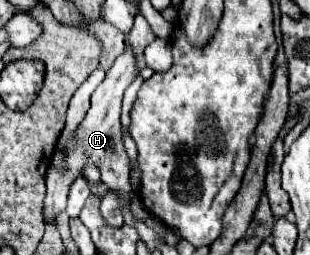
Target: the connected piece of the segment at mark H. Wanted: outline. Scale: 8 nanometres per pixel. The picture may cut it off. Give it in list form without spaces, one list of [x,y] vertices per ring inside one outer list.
[[[132,47],[126,49],[126,53],[122,53],[112,69],[106,73],[106,79],[96,87],[96,91],[92,93],[92,107],[88,109],[86,117],[82,119],[82,123],[76,129],[76,145],[66,151],[64,157],[64,171],[58,171],[56,167],[48,169],[46,175],[46,201],[44,201],[44,211],[46,213],[60,213],[66,207],[66,199],[68,199],[68,191],[70,191],[70,183],[82,175],[84,167],[88,163],[96,165],[100,169],[100,179],[106,187],[110,189],[122,189],[130,195],[130,211],[132,215],[140,217],[140,219],[148,219],[148,213],[144,211],[140,199],[134,199],[132,189],[130,189],[130,159],[126,155],[124,143],[122,143],[122,127],[120,127],[120,103],[122,103],[122,93],[124,89],[134,81],[134,73],[136,73],[136,57],[132,53]]]

